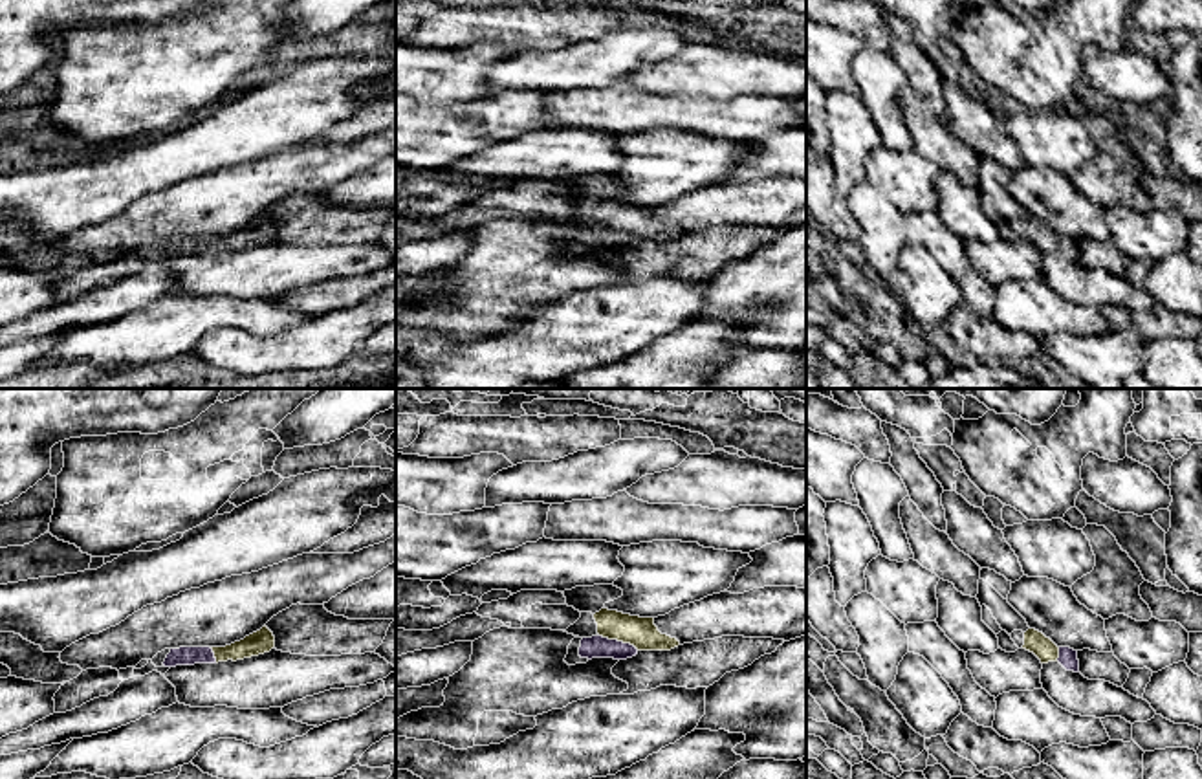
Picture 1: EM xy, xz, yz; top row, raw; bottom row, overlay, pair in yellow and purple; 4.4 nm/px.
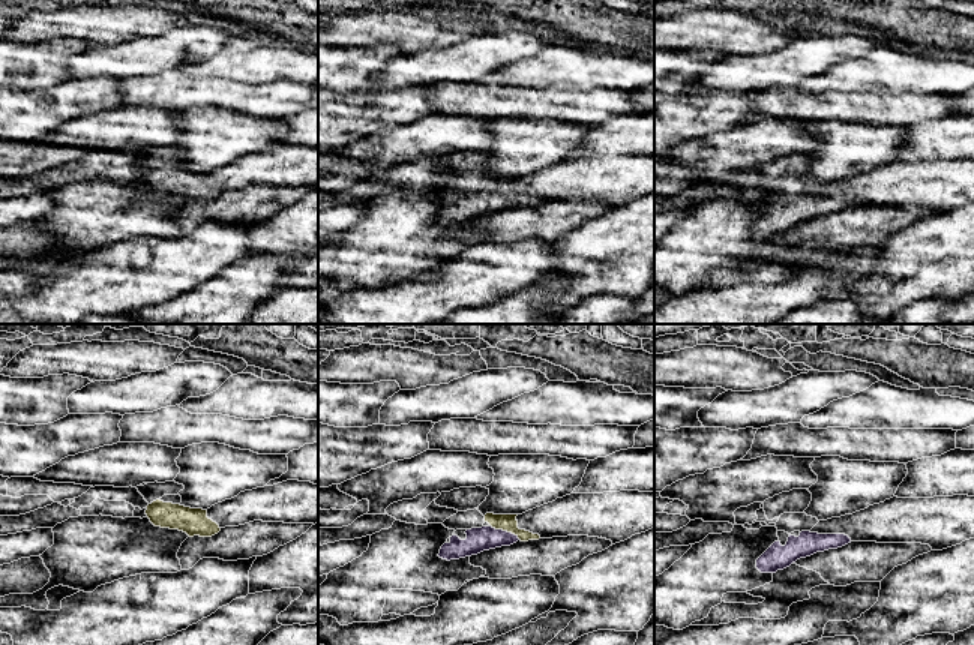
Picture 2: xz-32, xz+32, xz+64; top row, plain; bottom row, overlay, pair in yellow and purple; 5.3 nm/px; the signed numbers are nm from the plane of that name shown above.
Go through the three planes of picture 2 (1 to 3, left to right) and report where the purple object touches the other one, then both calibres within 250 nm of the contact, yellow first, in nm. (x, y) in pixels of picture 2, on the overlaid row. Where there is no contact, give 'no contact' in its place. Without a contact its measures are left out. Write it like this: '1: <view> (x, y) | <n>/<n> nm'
1: no contact
2: xz+32 (506, 530) | 100/130 nm
3: no contact

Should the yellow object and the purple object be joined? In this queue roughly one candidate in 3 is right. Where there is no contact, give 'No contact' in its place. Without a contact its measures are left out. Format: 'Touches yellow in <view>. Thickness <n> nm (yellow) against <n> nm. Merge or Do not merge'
Touches yellow in xz. Thickness 140 nm (yellow) against 100 nm. Merge

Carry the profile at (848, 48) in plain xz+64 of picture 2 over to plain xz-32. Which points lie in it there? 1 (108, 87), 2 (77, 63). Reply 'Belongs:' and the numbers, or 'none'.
Belongs: 2

